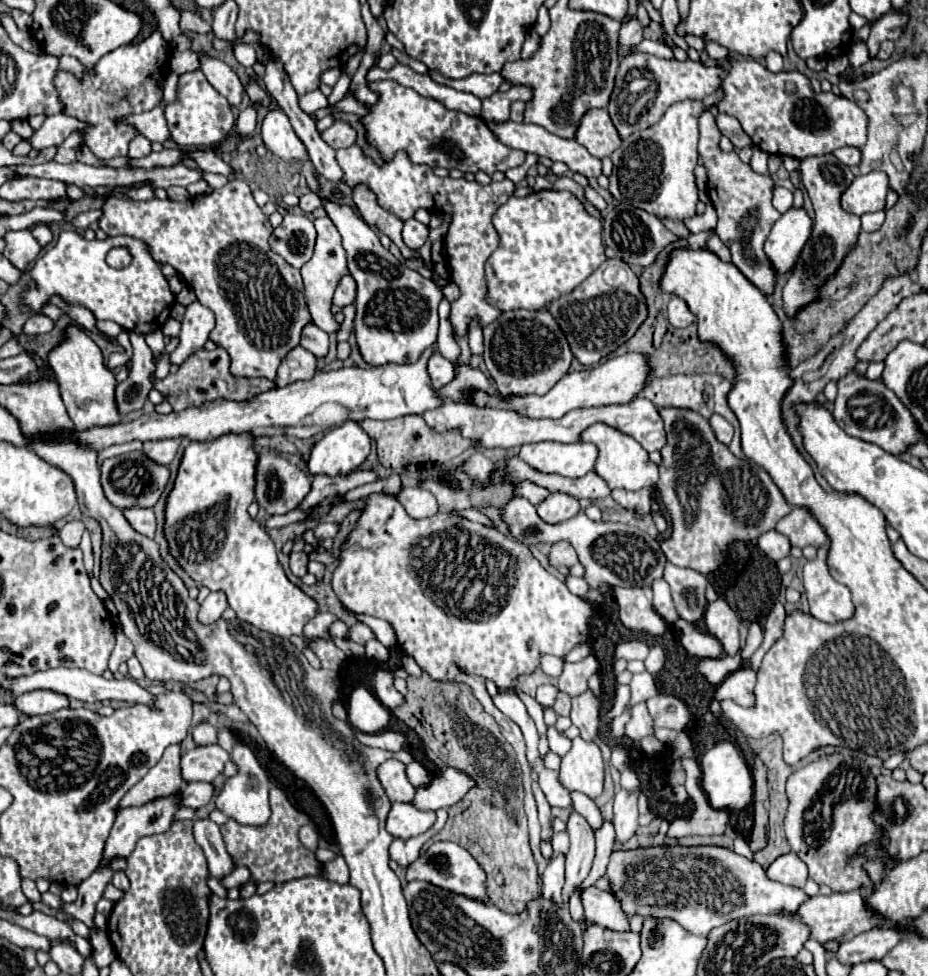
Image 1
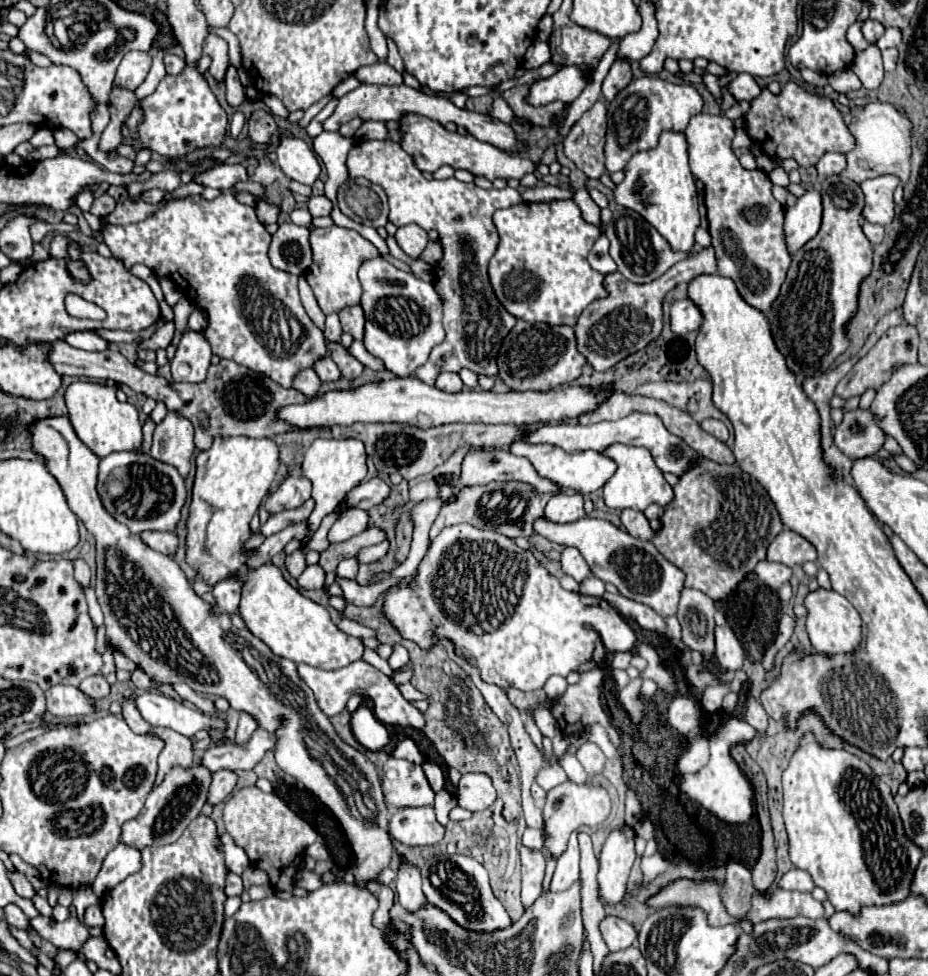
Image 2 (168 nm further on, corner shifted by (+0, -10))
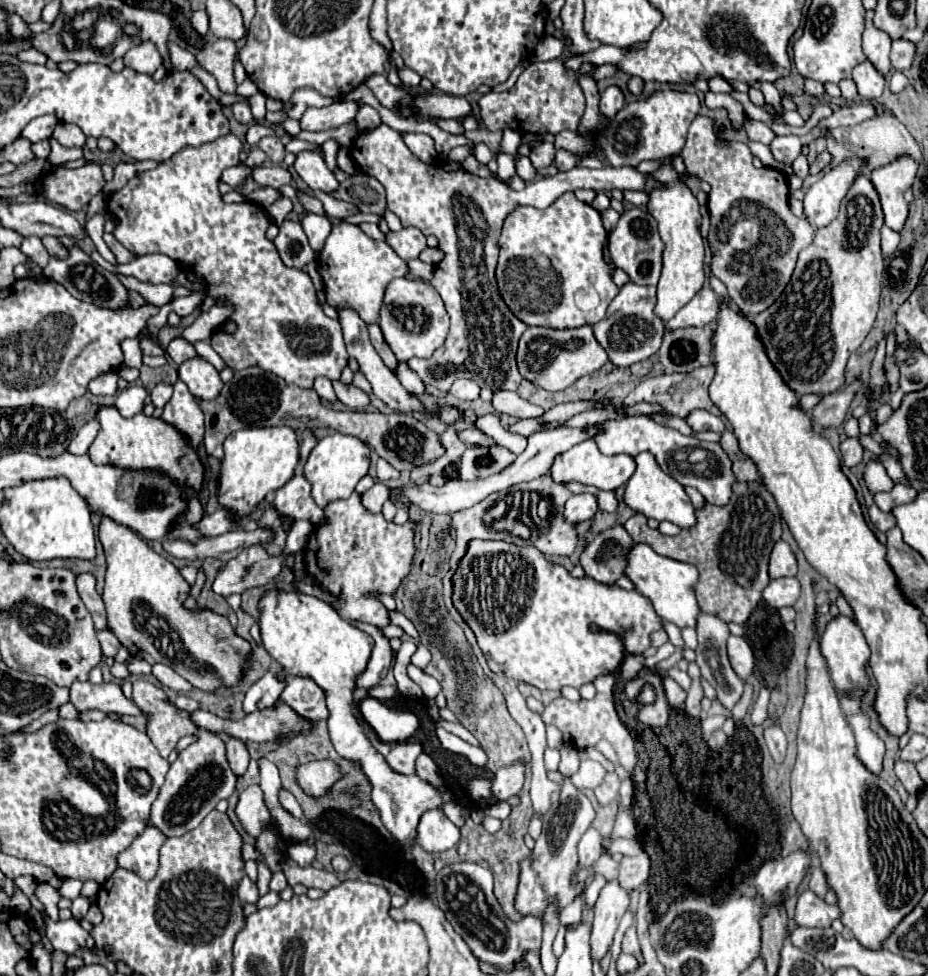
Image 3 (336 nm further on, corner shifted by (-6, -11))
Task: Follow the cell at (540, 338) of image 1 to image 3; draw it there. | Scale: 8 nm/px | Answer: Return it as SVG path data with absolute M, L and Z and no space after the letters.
M584 325L578 329L550 329L550 327L528 327L518 345L516 363L520 375L536 387L548 391L562 391L576 383L580 377L594 373L608 361L606 351L598 345L592 335L592 327Z

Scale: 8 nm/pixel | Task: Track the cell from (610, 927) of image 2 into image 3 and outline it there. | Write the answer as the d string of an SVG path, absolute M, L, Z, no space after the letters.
M630 927L630 929L626 931L622 939L621 950L624 951L624 953L640 953L640 943L638 943L635 927Z

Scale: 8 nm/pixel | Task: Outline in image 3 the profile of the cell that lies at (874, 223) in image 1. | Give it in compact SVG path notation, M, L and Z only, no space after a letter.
M882 227L880 229L880 237L882 237L882 253L884 255L890 255L894 253L894 249L898 247L898 241L900 241L900 235L896 231L892 231L890 227Z

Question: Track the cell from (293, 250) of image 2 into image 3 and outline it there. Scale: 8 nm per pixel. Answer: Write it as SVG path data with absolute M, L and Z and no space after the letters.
M286 219L280 225L280 233L274 239L274 245L276 245L278 255L286 267L304 269L308 263L316 261L316 253L312 251L308 237L302 231L302 225L296 221Z

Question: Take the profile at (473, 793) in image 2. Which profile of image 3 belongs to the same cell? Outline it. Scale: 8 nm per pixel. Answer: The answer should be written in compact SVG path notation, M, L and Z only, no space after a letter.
M522 763L510 765L506 769L498 769L492 779L492 797L496 799L510 799L522 789L524 783L524 767Z

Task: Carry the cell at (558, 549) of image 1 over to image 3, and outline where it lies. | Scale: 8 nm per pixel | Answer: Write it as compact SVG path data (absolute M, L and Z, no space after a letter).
M622 525L602 531L580 555L580 565L586 577L610 585L624 575L626 551L634 545L632 537Z

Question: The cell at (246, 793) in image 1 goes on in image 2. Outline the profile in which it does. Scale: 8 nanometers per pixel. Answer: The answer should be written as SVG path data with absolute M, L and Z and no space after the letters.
M240 712L240 722L238 722L238 730L236 730L236 742L242 744L246 742L246 738L250 738L250 734L258 728L258 722L252 714Z

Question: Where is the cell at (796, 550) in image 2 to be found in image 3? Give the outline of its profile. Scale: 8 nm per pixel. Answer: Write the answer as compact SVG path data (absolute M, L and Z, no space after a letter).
M778 541L770 555L770 579L794 577L798 571L798 561L792 547L786 541Z

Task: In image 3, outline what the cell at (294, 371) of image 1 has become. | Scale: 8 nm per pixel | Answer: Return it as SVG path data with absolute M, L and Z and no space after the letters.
M314 379L314 391L320 395L320 399L326 399L326 401L336 401L336 395L334 395L334 389L332 389L332 381L330 379Z

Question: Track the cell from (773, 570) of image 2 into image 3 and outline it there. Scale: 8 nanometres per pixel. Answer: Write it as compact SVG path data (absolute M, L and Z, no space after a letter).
M796 577L772 579L764 589L764 601L774 609L794 605L798 597L800 597L800 583Z

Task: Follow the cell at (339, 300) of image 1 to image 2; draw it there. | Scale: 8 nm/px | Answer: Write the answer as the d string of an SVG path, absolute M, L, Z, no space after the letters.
M352 306L350 310L338 312L344 332L348 332L354 340L364 340L364 312L360 306Z

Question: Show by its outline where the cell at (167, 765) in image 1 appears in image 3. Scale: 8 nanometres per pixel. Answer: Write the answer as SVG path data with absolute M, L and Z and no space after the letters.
M138 679L132 683L132 689L134 689L134 693L132 693L134 703L144 713L148 713L146 735L156 745L160 755L164 759L168 759L168 755L176 747L178 739L198 731L196 725L188 719L186 711L180 711L178 707L168 703L166 695L156 685Z

